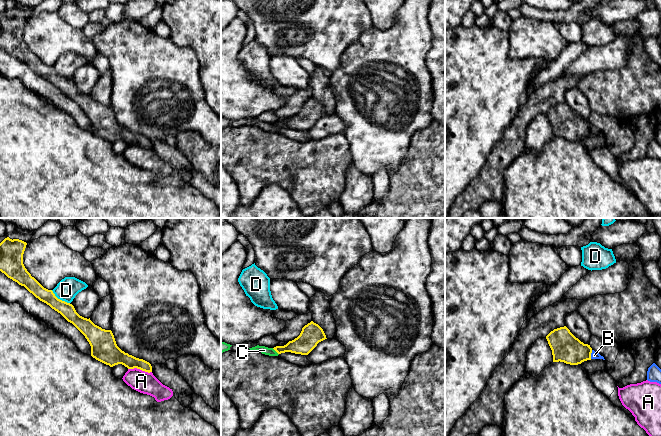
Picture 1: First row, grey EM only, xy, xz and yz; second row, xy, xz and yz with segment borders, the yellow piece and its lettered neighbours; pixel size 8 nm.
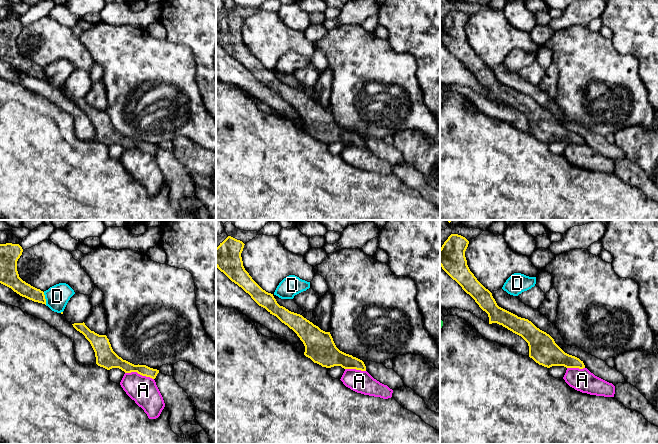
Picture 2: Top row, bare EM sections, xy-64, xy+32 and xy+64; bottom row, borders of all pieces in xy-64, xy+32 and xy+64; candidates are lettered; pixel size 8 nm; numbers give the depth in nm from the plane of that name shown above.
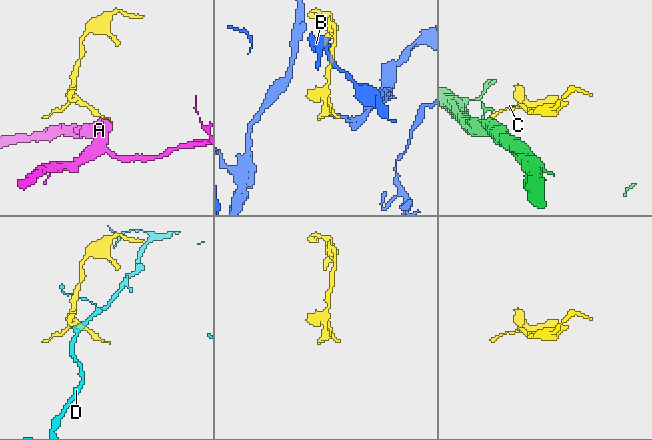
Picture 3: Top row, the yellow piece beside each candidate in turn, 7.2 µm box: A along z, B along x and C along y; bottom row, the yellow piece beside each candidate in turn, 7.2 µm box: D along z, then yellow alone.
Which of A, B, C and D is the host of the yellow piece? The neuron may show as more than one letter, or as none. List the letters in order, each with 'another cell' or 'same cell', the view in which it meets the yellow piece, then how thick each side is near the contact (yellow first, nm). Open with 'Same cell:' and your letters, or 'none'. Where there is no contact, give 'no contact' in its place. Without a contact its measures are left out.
Same cell: B
A: another cell | xy | 160/170 nm
B: same cell | yz | 220/60 nm
C: another cell | xz | 160/60 nm
D: another cell | xy | 120/170 nm

